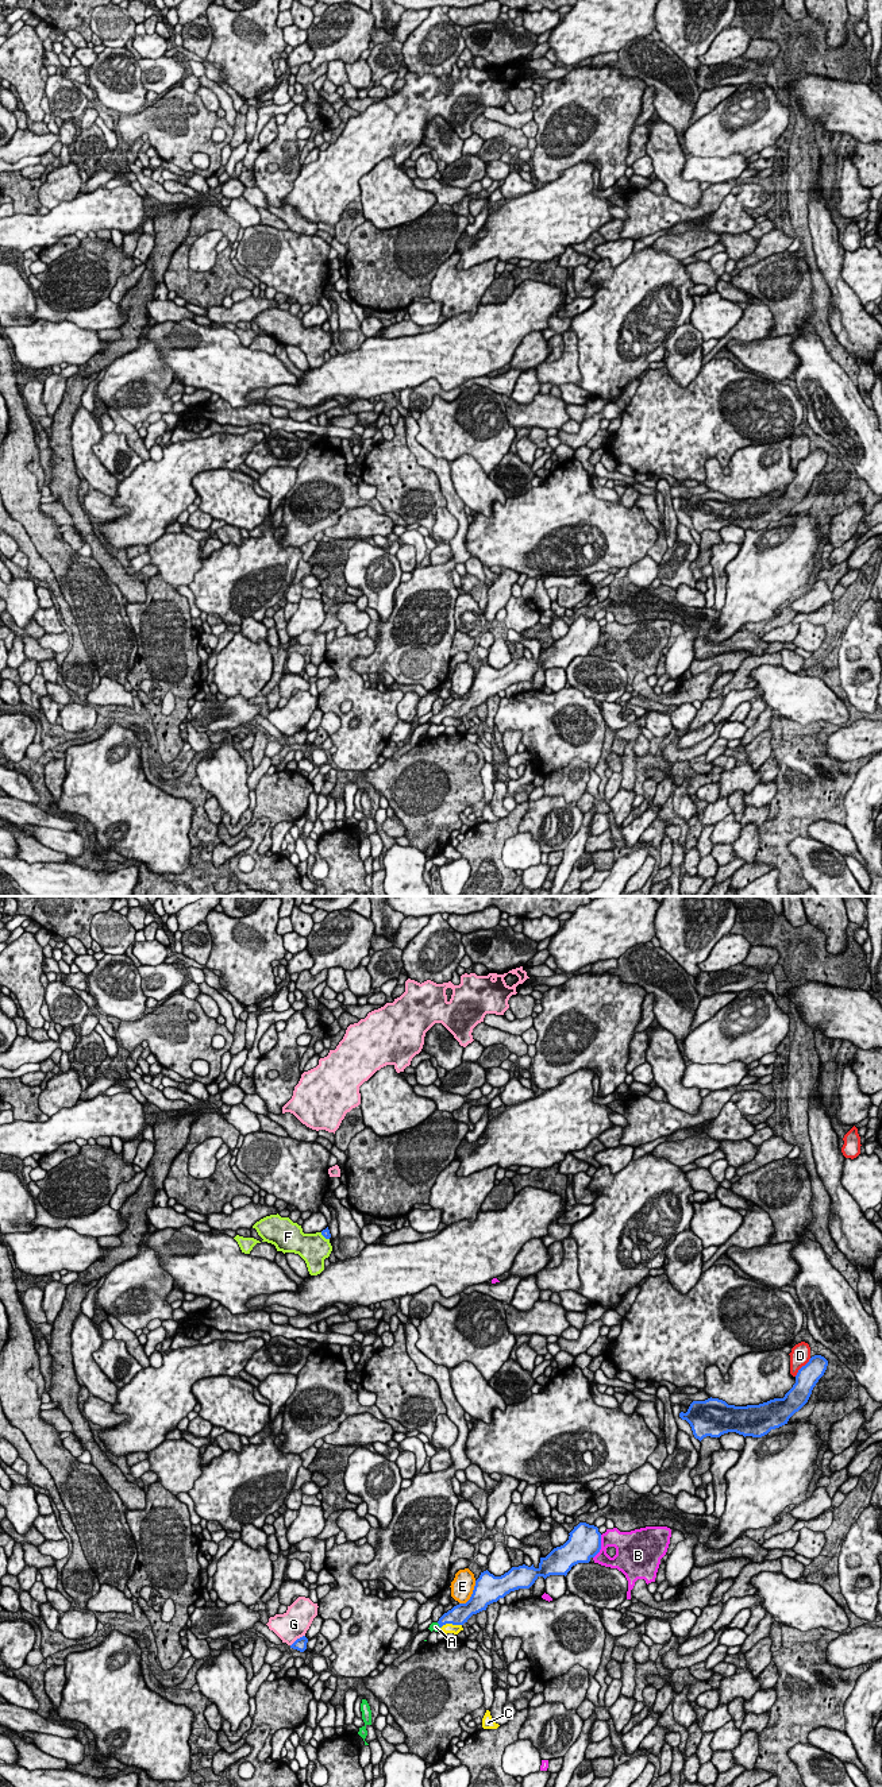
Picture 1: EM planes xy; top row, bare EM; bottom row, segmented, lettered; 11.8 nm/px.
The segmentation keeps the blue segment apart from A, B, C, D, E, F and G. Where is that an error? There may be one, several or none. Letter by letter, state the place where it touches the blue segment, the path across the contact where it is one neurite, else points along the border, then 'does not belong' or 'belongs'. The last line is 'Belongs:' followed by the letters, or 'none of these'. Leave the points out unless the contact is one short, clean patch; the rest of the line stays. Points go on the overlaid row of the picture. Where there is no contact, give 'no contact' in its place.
A: meets blue in xy at (439, 1625); runs through xy (457, 1616), (447, 1617), (439, 1625), (435, 1627); belongs
B: meets blue in xy at (600, 1547); does not belong
C: meets blue in xy at (450, 1623); does not belong
D: meets blue in xy at (801, 1367); does not belong
E: meets blue in xy at (472, 1594); does not belong
F: meets blue in xy at (324, 1236); does not belong
G: meets blue in xy at (297, 1639); does not belong
Belongs: A

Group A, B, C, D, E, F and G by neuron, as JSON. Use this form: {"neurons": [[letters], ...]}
{"neurons": [["A"], ["B"], ["C"], ["D"], ["E"], ["F"], ["G"]]}

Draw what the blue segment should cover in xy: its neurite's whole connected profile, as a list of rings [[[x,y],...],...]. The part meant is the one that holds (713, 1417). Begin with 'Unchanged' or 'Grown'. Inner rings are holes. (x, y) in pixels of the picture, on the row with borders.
Unchanged. [[[812,1356],[798,1370],[796,1383],[783,1398],[759,1405],[735,1406],[710,1397],[705,1401],[693,1401],[688,1412],[681,1412],[679,1417],[690,1424],[694,1437],[700,1441],[706,1436],[720,1437],[728,1432],[744,1437],[762,1437],[771,1429],[787,1424],[789,1419],[808,1402],[827,1366],[828,1360],[824,1356]]]

